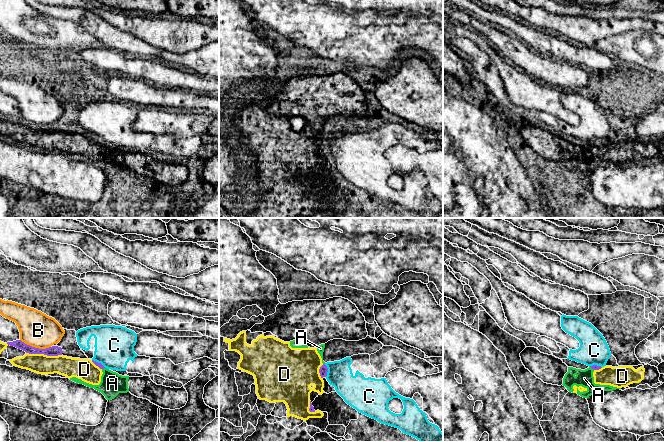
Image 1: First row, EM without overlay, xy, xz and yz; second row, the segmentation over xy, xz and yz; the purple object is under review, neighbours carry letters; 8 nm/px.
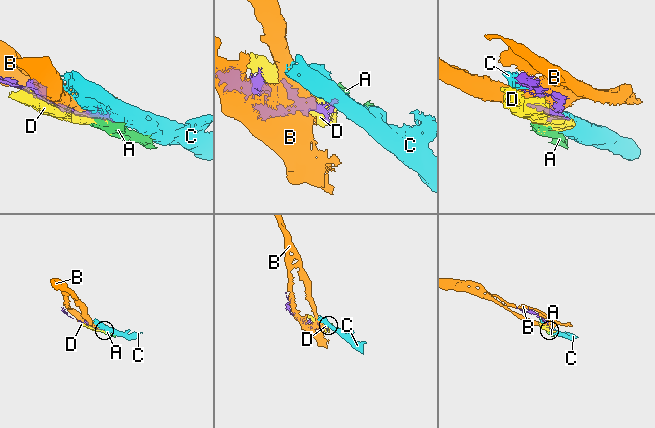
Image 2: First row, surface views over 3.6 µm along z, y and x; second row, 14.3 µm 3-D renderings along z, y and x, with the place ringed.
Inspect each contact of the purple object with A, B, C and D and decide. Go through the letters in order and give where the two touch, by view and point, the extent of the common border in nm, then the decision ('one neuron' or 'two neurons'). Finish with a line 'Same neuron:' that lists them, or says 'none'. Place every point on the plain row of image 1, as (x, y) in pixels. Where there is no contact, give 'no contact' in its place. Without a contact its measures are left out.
A: contact yz (592, 144); length 50 nm; two neurons
B: contact xy (34, 123); length 260 nm; two neurons
C: contact xz (327, 146); length 110 nm; two neurons
D: contact xy (44, 130); length 280 nm; two neurons
Same neuron: none

